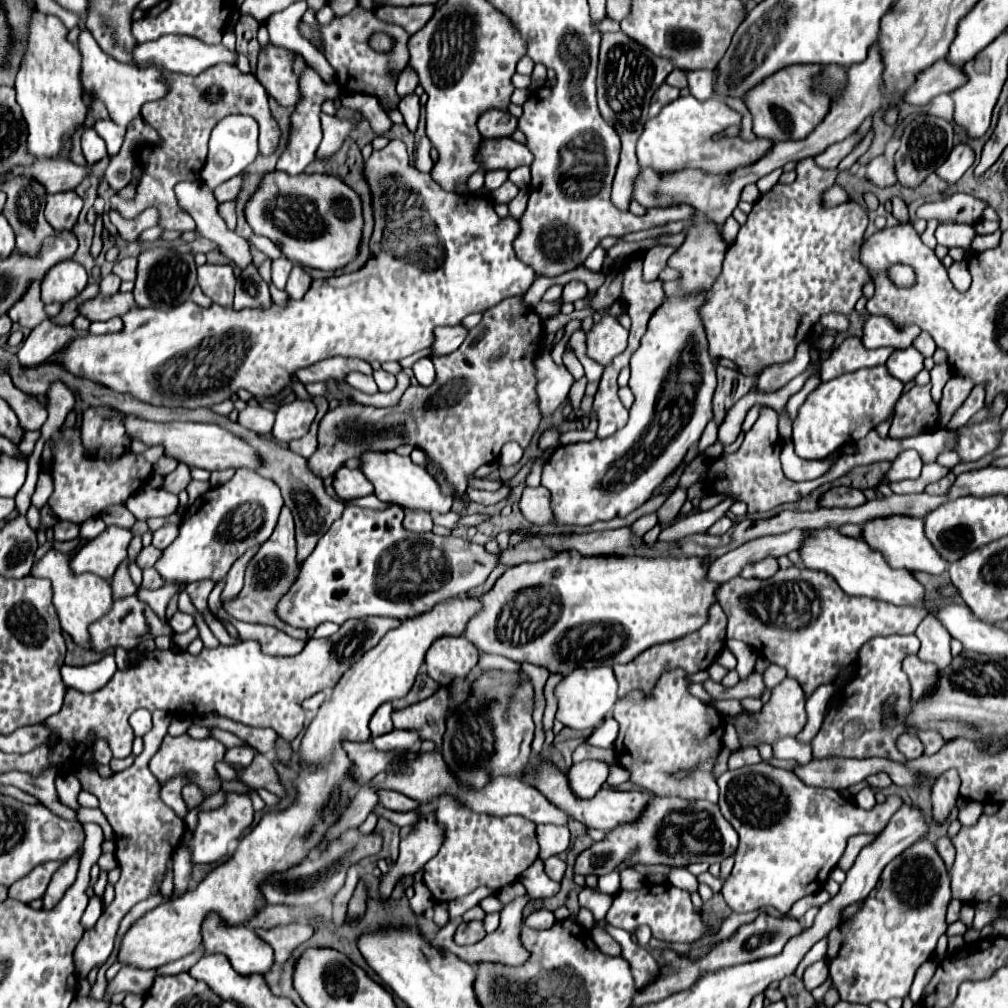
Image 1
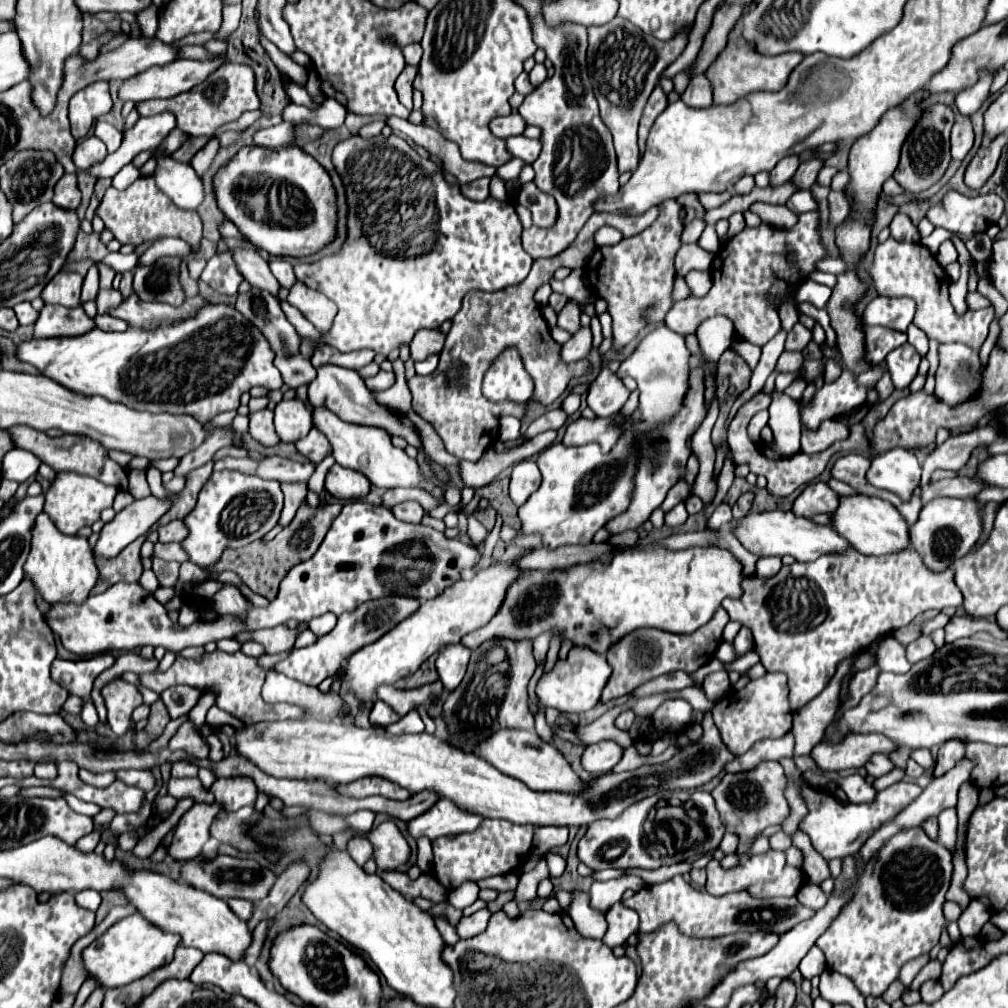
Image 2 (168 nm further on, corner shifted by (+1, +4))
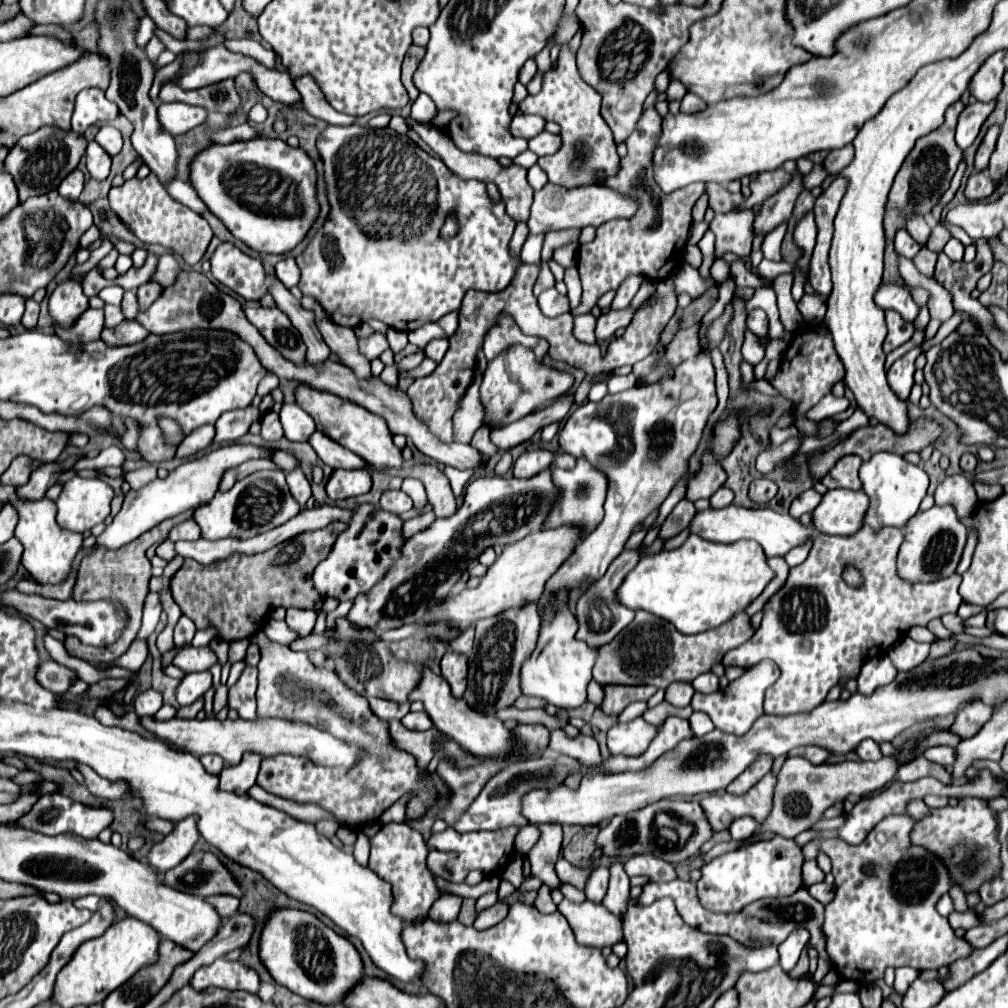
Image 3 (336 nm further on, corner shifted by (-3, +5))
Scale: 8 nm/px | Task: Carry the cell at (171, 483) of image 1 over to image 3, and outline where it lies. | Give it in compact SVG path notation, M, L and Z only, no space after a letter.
M251 405L249 408L243 408L243 410L225 412L215 424L215 428L217 428L215 442L221 444L221 442L235 442L235 440L239 440L243 434L249 432L249 426L253 422L257 422L259 418L261 418L259 408Z

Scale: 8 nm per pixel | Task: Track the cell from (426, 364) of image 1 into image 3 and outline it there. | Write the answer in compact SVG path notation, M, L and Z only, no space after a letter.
M435 338L435 340L431 340L431 342L425 346L425 354L427 354L429 358L441 362L447 346L449 346L449 340L447 340L447 338Z

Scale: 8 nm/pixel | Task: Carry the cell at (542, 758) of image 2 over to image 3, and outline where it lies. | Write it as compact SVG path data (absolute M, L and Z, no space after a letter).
M421 668L421 680L415 686L415 690L409 694L409 702L421 700L425 706L425 712L433 720L435 728L443 734L447 734L451 740L455 740L463 750L469 750L473 756L489 758L489 756L505 756L513 748L513 734L509 728L503 726L503 722L495 716L483 714L473 710L467 702L453 698L449 684L435 676L429 668Z

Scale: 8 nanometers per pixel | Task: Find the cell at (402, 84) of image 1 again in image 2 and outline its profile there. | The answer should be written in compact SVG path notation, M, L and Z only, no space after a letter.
M419 43L405 45L401 47L401 51L403 51L403 57L405 57L407 65L419 65L419 59L421 59L421 45Z

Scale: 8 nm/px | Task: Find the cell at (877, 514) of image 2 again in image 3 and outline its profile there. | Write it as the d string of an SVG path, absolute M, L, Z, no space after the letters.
M827 490L823 494L821 504L813 510L813 526L821 534L833 534L833 536L849 536L857 532L861 524L861 516L865 516L865 508L869 504L869 498L865 498L865 492L861 490Z

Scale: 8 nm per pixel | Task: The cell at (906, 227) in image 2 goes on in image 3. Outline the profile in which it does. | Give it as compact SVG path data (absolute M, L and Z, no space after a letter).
M899 230L897 236L895 236L895 250L899 256L905 256L905 258L915 258L917 252L921 250L921 246L909 236L907 230Z

